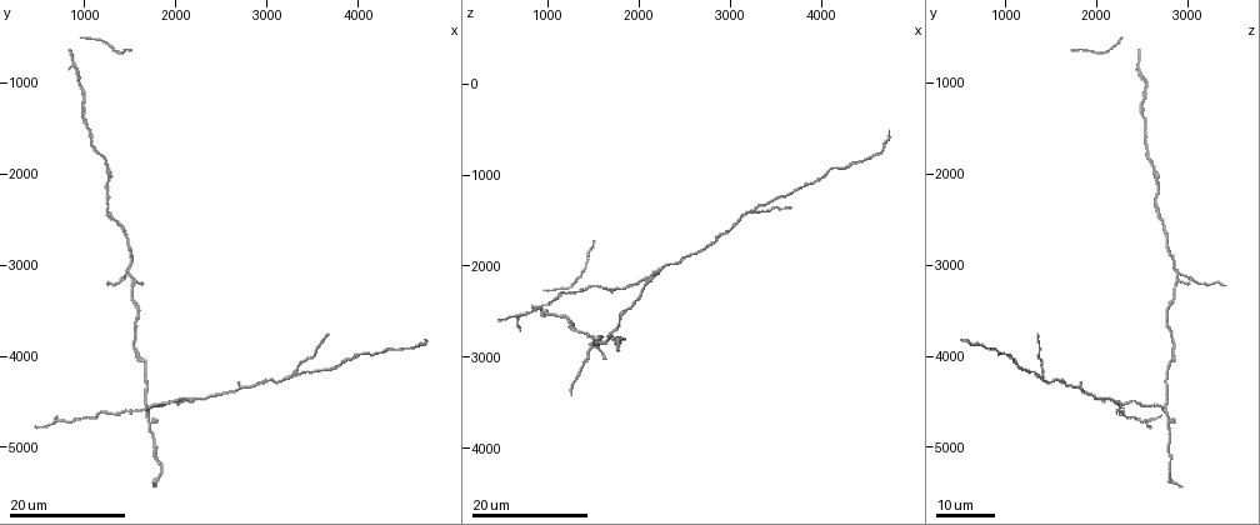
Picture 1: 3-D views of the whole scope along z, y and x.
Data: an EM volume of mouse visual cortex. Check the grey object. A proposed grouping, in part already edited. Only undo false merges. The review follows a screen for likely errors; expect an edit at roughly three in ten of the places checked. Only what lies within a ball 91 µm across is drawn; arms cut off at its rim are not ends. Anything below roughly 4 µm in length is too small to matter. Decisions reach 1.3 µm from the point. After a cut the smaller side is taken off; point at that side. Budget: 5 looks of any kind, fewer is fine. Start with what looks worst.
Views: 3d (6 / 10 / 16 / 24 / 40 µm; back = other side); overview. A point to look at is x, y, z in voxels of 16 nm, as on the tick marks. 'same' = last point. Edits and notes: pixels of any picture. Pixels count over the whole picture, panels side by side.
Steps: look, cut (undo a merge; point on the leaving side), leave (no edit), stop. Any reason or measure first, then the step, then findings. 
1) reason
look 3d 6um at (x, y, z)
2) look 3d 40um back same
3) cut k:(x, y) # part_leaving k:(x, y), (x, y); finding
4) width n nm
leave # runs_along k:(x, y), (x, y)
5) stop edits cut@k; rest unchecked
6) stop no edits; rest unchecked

a fork
look 3d 16um at (1700, 4550, 2700)

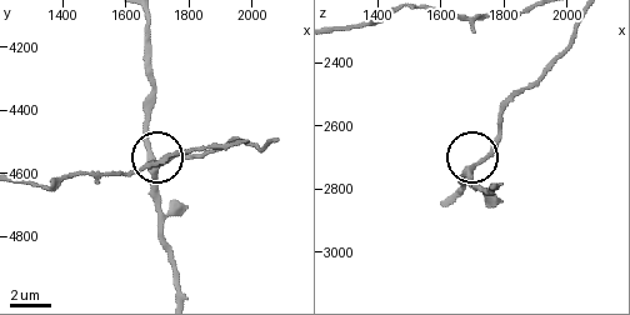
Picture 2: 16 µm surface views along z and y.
zoom in
look 3d 6um same

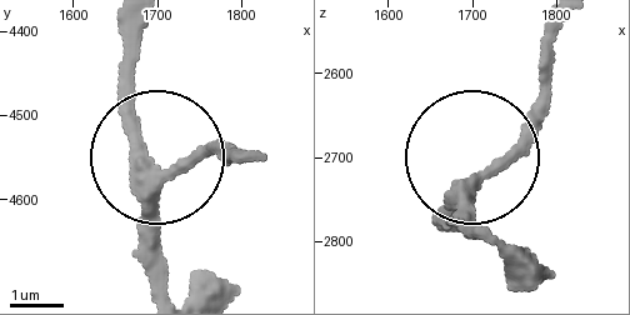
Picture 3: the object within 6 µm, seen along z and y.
width 260 nm
leave # runs_along 3:(144, 28), (135, 121), (175, 166), (163, 265); one neuron here

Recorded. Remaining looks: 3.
two arms in line, one across
look 3d 16um at (3300, 4250, 1400)

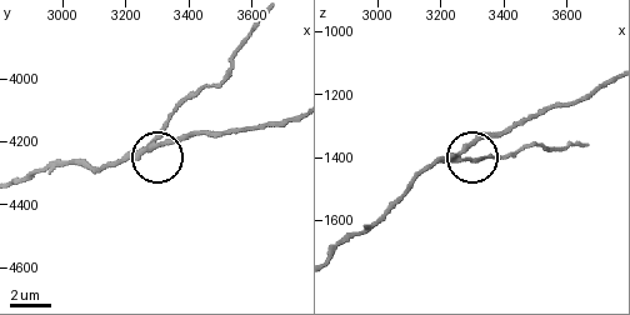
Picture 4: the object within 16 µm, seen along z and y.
look 3d 10um at (3280, 4230, 1390)

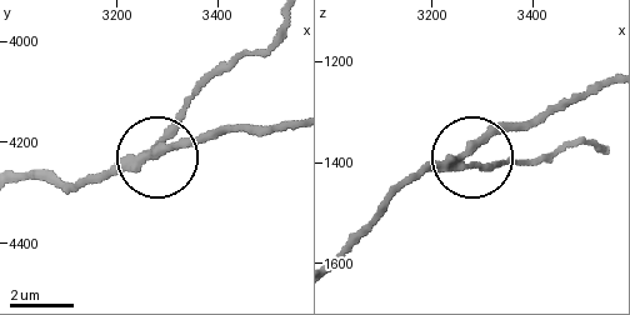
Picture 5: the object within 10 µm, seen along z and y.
cut 5:(176, 118) # part_leaving 5:(149, 149), (210, 79), (266, 48), (280, 23); two neurons meet here

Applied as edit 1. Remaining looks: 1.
stop edits cut@5; rest unchecked

